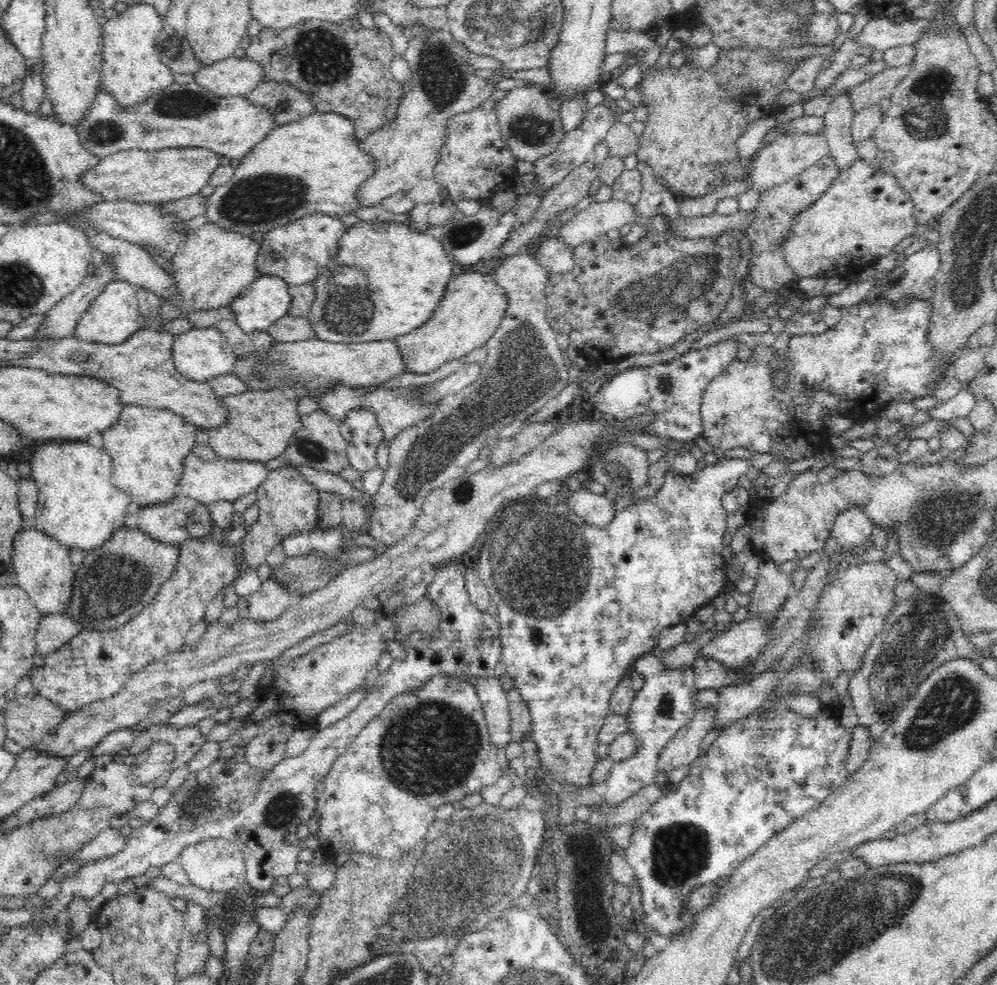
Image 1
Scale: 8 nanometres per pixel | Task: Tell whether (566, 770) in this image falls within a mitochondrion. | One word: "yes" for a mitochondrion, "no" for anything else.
yes

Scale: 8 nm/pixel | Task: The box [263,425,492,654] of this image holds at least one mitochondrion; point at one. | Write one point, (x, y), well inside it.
(314, 451)

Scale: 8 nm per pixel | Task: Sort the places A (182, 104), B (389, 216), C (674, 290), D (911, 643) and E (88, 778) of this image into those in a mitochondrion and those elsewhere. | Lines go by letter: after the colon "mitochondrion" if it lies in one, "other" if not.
A: mitochondrion
B: other
C: mitochondrion
D: mitochondrion
E: other

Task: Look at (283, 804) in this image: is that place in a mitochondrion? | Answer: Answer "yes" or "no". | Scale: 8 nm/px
yes

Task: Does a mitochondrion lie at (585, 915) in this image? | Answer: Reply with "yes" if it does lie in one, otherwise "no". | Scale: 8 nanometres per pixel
no

